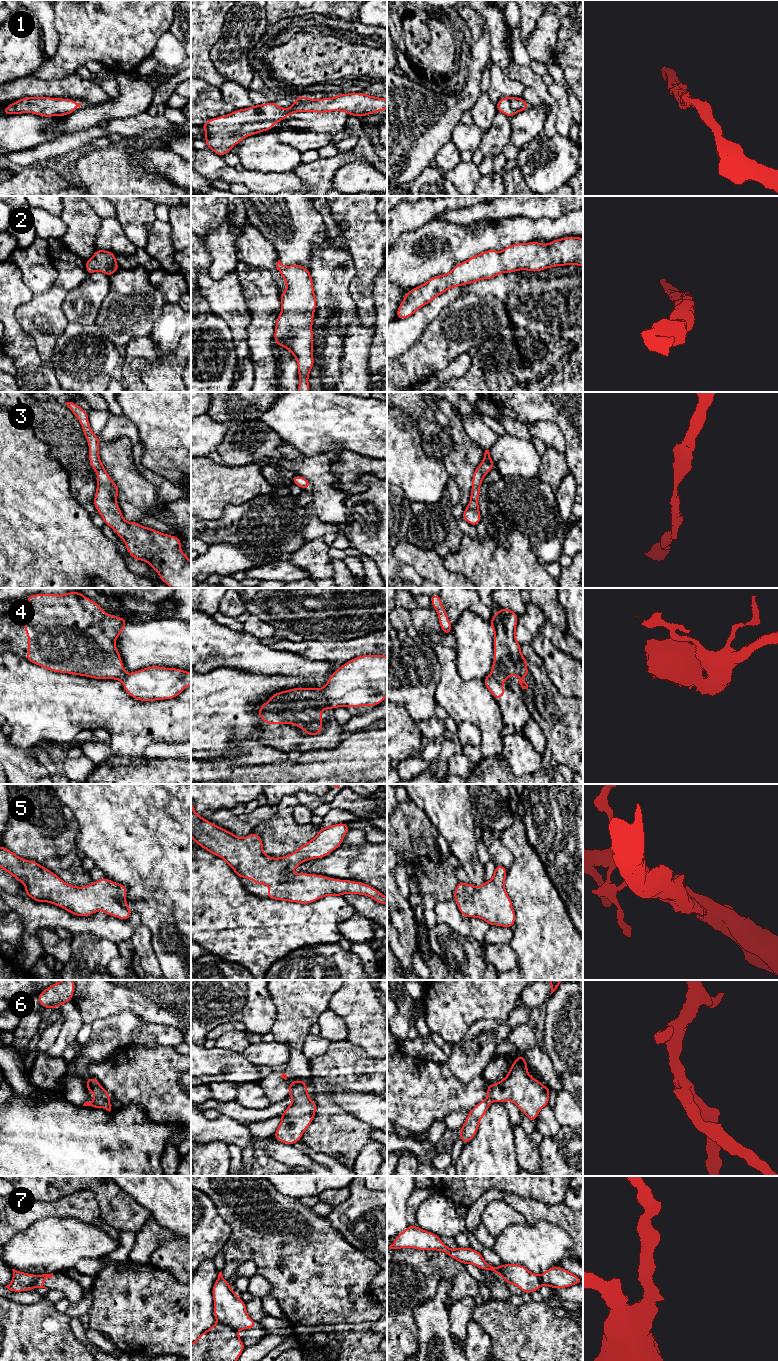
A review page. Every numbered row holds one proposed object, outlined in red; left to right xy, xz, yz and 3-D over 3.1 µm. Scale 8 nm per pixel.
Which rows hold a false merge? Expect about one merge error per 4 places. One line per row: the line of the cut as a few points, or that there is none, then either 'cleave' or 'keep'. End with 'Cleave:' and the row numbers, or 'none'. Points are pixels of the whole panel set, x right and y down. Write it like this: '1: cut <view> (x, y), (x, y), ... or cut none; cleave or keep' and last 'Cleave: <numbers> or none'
1: cut none; keep
2: cut none; keep
3: cut none; keep
4: cut xz (320, 689), (330, 708); cleave
5: cut none; keep
6: cut xy (95, 1098), (107, 1101); cleave
7: cut xz (217, 1322), (230, 1326), (236, 1332); cleave
Cleave: 4, 6, 7

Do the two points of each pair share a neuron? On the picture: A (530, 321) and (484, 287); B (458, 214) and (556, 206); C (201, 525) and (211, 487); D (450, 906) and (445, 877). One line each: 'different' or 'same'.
A: same
B: same
C: different
D: different

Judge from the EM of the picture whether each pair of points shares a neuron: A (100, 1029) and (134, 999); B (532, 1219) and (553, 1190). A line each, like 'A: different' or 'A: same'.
A: different
B: different

